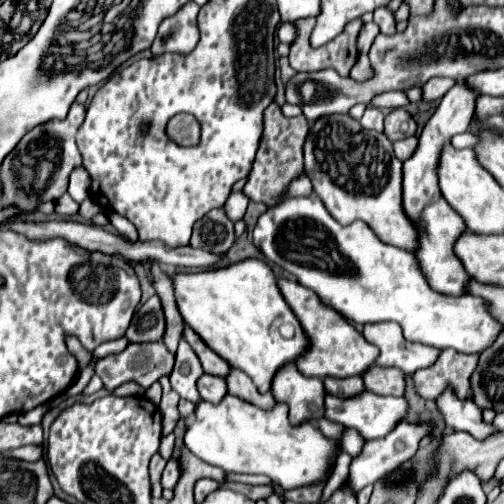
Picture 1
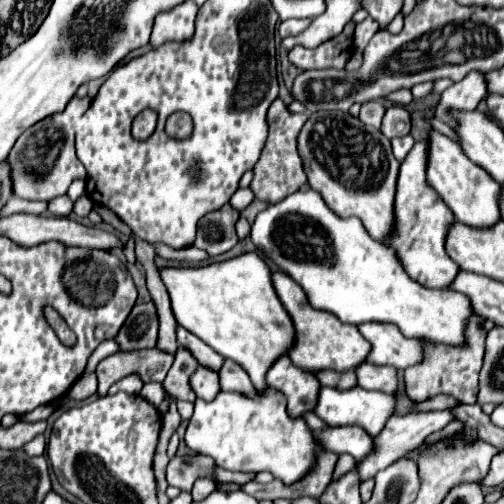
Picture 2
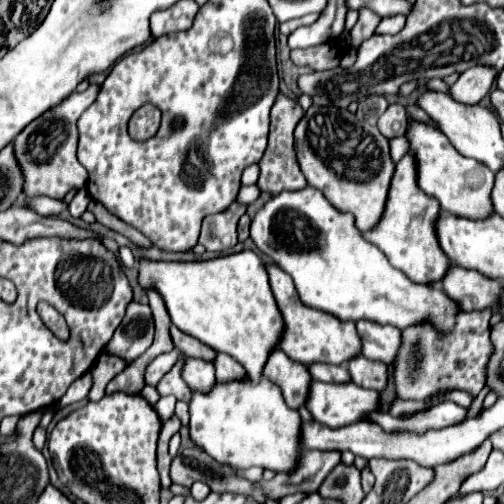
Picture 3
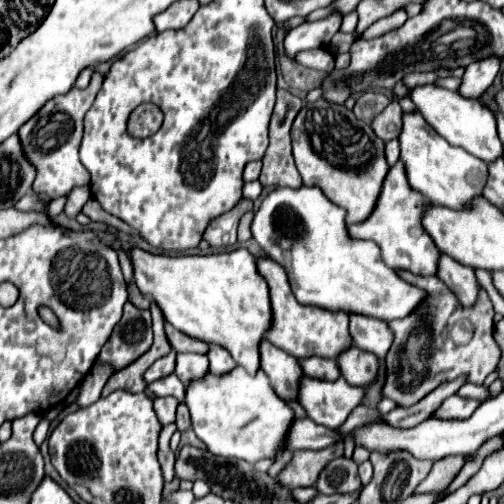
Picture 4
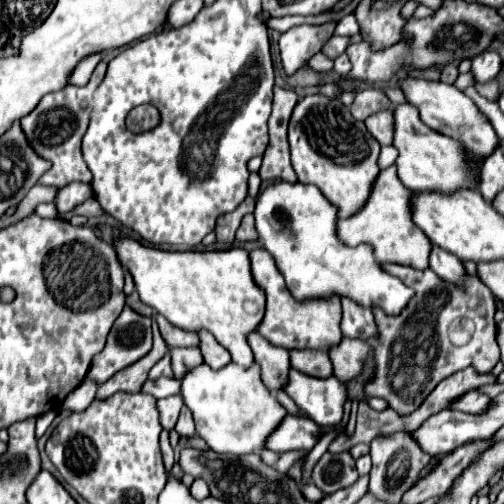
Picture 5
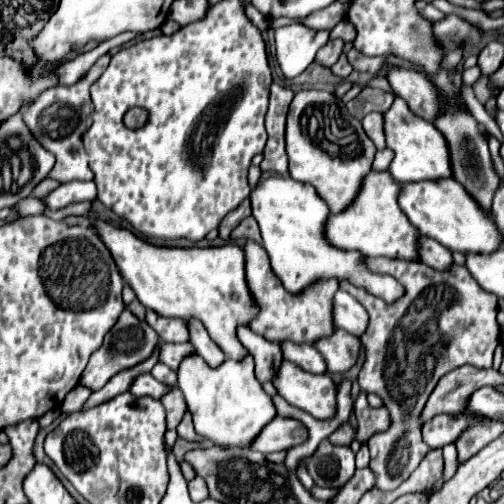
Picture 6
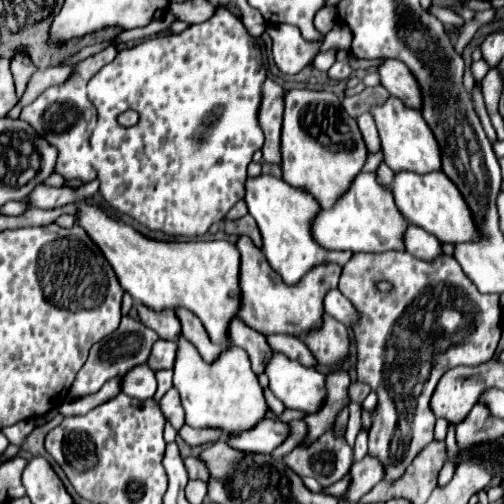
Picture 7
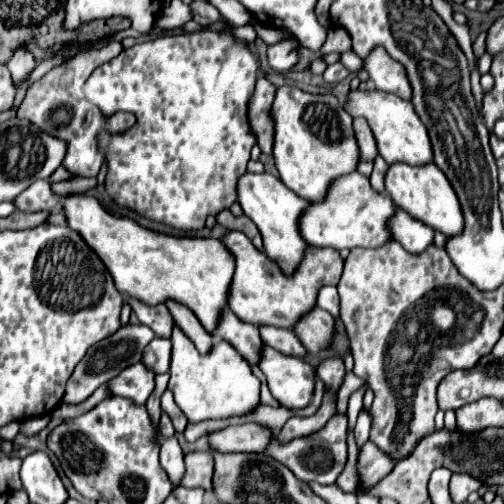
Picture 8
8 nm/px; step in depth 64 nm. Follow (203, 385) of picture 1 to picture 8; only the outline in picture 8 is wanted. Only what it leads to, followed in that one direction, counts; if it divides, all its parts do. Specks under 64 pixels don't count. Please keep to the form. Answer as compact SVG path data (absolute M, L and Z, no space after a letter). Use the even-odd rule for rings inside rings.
M154 338L148 344L148 348L144 348L142 364L154 374L164 374L170 370L170 356L172 356L172 342L166 338Z

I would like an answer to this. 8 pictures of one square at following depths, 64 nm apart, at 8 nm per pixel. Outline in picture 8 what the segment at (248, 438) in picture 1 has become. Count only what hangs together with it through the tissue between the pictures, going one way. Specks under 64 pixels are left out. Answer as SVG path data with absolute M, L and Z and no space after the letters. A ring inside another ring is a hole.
M178 326L172 330L170 340L172 364L168 388L174 392L174 400L190 424L246 416L260 406L260 380L252 374L250 364L236 348L232 348L232 344L218 342L208 356L202 356Z

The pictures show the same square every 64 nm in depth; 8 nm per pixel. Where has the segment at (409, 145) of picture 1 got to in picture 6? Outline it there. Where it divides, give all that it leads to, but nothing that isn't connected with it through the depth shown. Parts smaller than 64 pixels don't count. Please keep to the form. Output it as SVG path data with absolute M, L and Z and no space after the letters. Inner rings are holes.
M390 148L380 150L380 152L376 152L376 158L374 158L372 168L374 168L374 170L388 170L388 166L390 166L392 158L394 158L394 152L392 152Z

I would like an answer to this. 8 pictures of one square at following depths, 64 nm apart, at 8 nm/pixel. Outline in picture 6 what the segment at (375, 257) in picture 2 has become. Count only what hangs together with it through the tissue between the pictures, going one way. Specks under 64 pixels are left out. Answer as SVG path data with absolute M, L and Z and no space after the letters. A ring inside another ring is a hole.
M270 176L264 182L260 182L256 186L256 190L252 190L250 194L252 200L252 216L256 218L260 232L262 232L262 246L266 248L270 262L272 262L272 270L276 272L276 276L282 280L284 288L292 294L300 294L306 288L310 288L312 284L320 282L320 280L338 280L338 282L350 282L356 288L366 290L368 294L382 298L386 304L394 304L396 300L400 300L404 296L404 286L398 284L396 278L388 276L388 274L376 274L372 270L368 270L368 266L364 264L364 254L362 252L340 250L336 246L332 246L326 238L326 222L330 216L330 208L328 204L324 204L324 200L318 196L316 188L312 188L310 184L302 184L296 182L288 176Z

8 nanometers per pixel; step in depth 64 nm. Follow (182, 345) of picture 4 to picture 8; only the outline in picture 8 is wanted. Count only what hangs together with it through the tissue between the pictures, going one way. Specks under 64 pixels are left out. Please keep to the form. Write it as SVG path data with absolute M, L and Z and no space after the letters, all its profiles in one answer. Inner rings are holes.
M130 298L128 302L130 302L132 310L136 312L140 324L146 324L148 328L152 328L154 334L160 338L172 336L172 328L176 322L164 304L158 304L158 308L148 308L146 304L140 304L140 300Z

